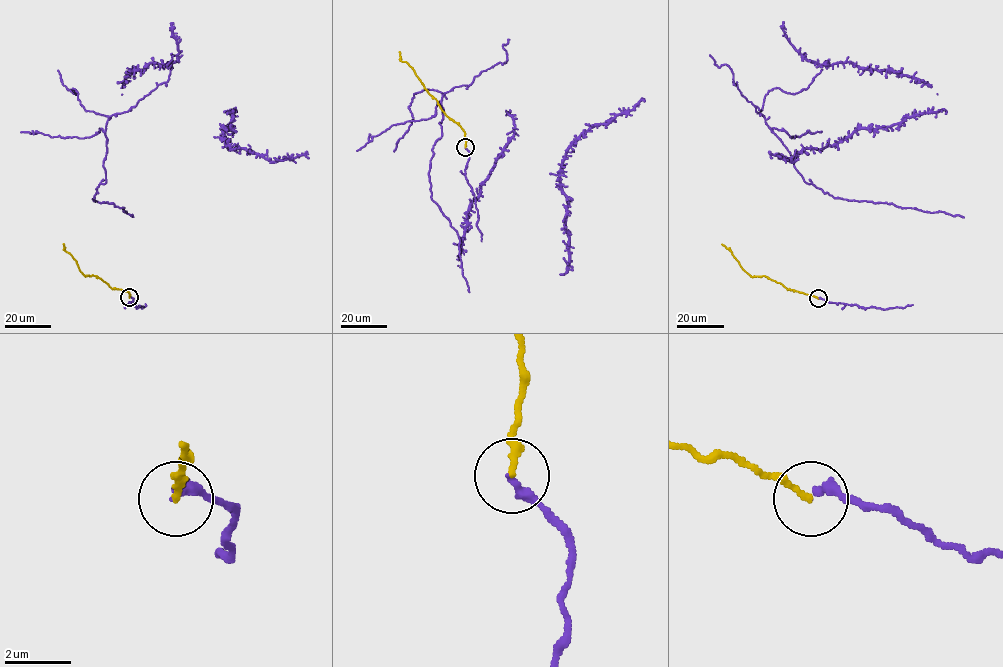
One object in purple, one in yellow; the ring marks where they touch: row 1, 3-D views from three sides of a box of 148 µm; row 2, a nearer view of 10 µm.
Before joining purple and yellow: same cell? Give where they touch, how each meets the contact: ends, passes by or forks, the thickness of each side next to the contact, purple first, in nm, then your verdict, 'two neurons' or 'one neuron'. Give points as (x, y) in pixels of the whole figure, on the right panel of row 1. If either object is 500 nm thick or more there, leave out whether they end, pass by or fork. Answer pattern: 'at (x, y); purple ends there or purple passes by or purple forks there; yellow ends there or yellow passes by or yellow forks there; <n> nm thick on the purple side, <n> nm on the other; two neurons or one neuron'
at (818, 298); purple ends there; yellow ends there; 260 nm thick on the purple side, 190 nm on the other; one neuron

